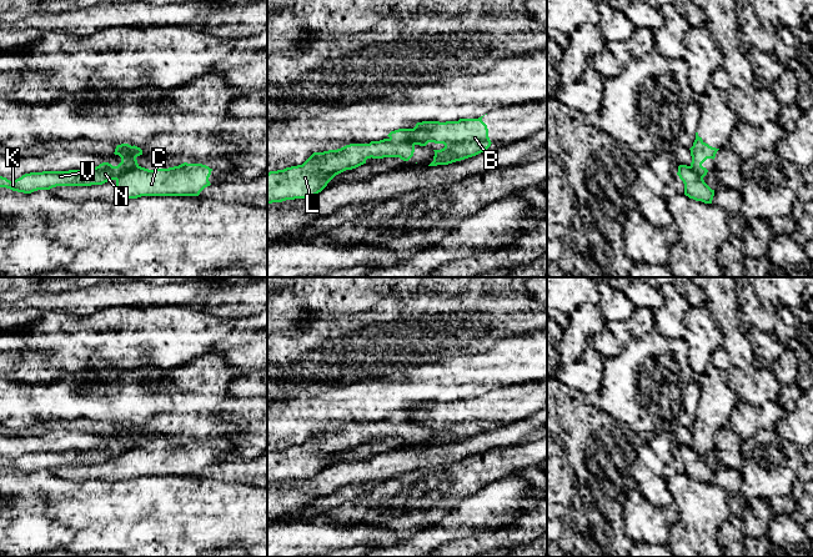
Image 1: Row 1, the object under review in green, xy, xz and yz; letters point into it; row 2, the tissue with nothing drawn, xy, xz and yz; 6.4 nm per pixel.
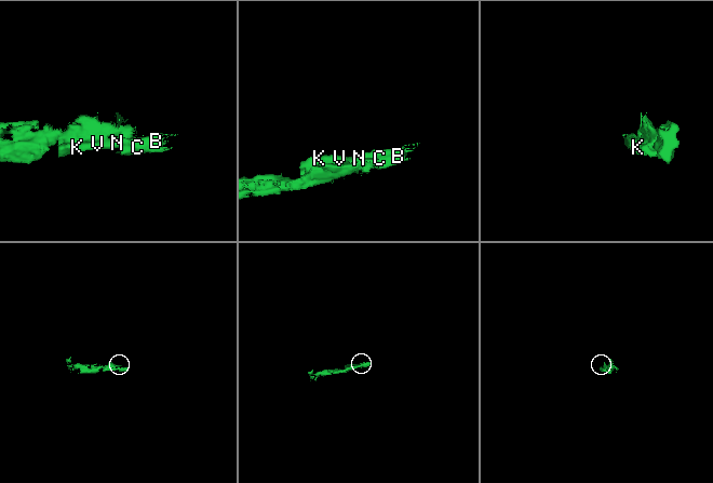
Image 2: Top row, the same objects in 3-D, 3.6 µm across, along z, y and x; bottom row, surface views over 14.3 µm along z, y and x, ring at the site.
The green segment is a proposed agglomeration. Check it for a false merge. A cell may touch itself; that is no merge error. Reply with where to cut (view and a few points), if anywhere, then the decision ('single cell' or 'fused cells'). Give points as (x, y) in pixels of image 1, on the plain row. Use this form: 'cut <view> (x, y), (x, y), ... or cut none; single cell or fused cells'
cut xy (140, 446), (119, 450), (116, 460); fused cells

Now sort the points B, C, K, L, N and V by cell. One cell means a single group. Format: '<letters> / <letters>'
B C / K L N V

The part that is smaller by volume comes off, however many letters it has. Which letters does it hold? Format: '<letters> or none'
B, C

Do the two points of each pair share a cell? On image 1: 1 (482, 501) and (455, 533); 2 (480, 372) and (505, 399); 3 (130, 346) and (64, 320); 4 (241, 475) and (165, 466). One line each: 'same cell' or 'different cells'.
1: same cell
2: different cells
3: same cell
4: different cells

